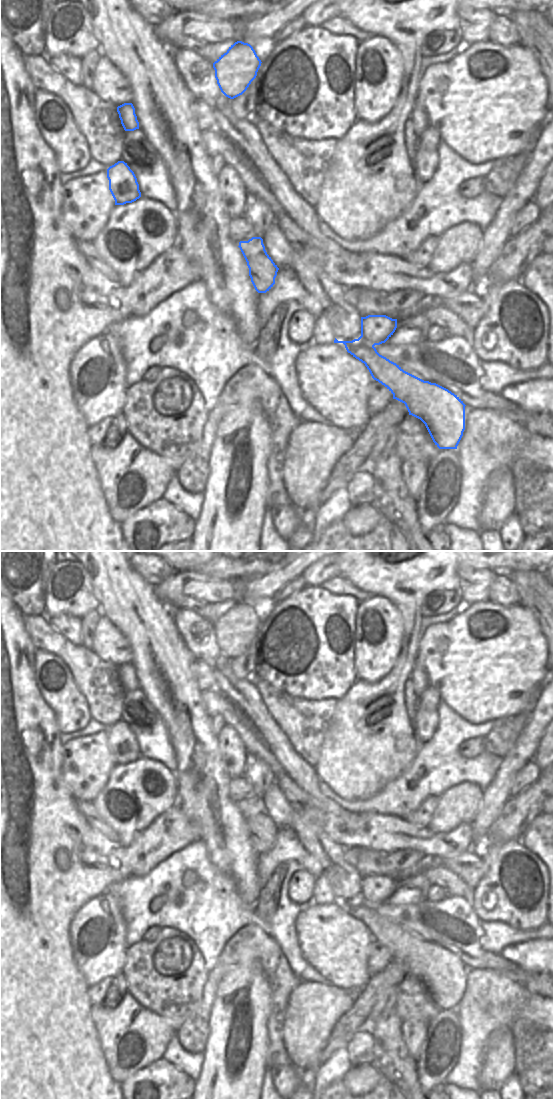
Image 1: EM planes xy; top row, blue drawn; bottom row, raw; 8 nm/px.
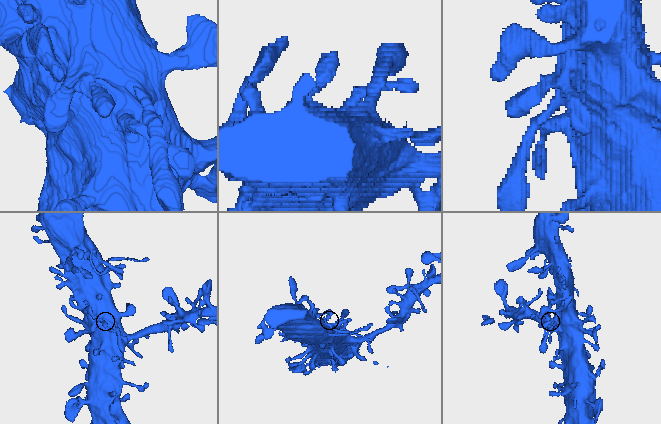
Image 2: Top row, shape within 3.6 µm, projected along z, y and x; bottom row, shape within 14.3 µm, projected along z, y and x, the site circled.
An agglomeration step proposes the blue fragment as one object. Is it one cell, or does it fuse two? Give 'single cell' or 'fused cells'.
single cell

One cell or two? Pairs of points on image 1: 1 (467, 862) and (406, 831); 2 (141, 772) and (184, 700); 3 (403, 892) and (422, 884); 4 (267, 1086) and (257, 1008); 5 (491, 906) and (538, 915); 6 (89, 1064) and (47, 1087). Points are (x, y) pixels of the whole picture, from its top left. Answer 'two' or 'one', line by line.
1: two
2: two
3: one
4: two
5: one
6: one

